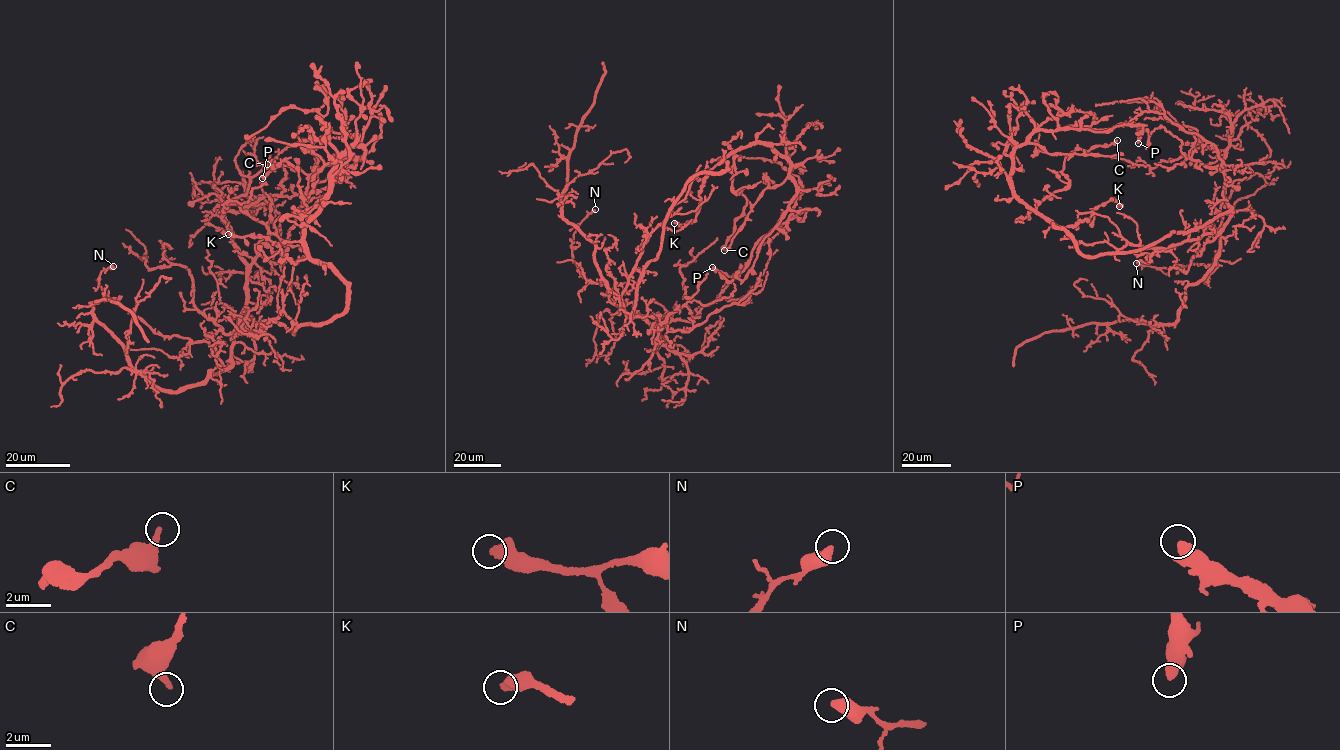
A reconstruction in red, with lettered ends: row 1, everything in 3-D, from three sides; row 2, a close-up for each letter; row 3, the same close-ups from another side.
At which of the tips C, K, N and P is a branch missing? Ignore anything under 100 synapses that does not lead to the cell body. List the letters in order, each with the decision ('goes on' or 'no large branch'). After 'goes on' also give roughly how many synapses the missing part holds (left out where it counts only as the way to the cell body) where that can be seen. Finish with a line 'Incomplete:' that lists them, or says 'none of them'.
C: no large branch
K: no large branch
N: no large branch
P: no large branch
Incomplete: none of them

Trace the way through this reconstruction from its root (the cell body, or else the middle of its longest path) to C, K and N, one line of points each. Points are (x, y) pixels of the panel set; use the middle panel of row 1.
C: (661, 223), (689, 180), (725, 169), (726, 163), (719, 163), (732, 153), (732, 190), (748, 200), (724, 250)
K: (661, 223), (670, 215), (689, 180), (703, 173), (718, 173), (726, 163), (709, 169), (694, 220), (674, 223)
N: (661, 223), (643, 245), (618, 296), (603, 280), (601, 285), (590, 283), (573, 260), (573, 233), (595, 209)

